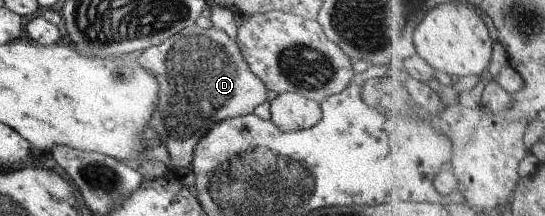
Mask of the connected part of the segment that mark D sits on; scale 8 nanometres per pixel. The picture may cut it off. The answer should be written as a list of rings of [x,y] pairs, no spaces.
[[[193,24],[190,28],[183,28],[160,44],[145,48],[137,54],[136,60],[139,67],[147,70],[158,85],[156,104],[148,125],[155,129],[159,141],[165,146],[170,163],[175,167],[189,167],[198,138],[208,132],[214,123],[251,113],[259,103],[266,100],[266,87],[249,71],[236,43],[223,30],[215,27],[198,28]]]

